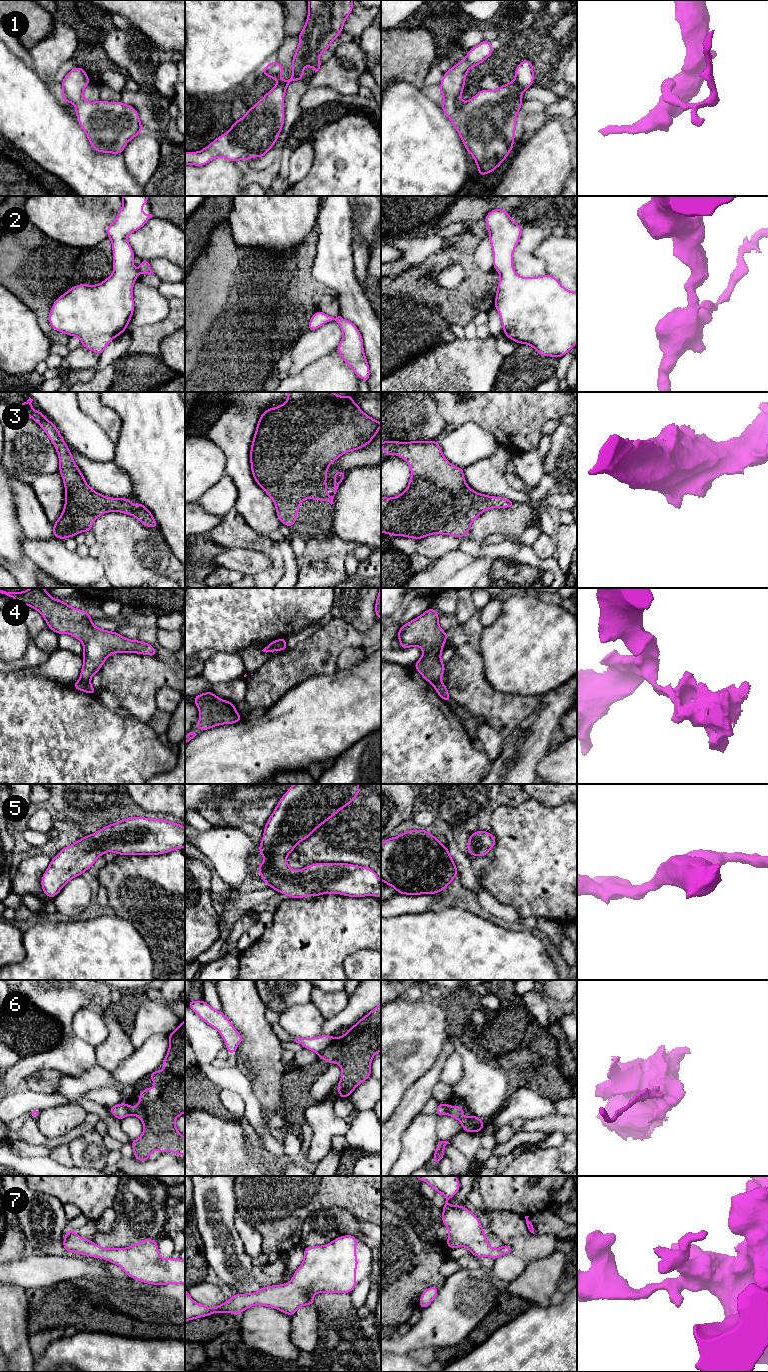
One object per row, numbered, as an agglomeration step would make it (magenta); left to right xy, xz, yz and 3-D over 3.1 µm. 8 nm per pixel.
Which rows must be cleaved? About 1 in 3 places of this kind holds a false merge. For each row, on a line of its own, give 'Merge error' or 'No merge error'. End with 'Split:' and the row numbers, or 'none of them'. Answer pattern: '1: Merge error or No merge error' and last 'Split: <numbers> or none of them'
1: No merge error
2: No merge error
3: No merge error
4: Merge error
5: No merge error
6: Merge error
7: No merge error
Split: 4, 6

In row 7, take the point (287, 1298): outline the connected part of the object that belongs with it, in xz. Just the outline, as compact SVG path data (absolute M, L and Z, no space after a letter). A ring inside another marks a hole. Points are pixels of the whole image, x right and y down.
M343 1235L332 1242L313 1247L304 1247L304 1259L297 1268L290 1282L281 1285L261 1287L256 1293L238 1293L217 1307L206 1307L196 1303L185 1289L185 1321L205 1317L214 1313L232 1313L239 1315L244 1310L263 1305L275 1308L292 1317L298 1308L312 1305L315 1293L351 1293L356 1285L356 1266L361 1264L356 1256L357 1238L354 1235Z

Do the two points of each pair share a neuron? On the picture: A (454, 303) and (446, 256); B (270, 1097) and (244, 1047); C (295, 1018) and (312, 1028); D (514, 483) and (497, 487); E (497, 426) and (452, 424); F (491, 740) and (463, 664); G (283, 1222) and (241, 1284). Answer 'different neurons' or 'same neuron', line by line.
A: same neuron
B: same neuron
C: same neuron
D: different neurons
E: same neuron
F: different neurons
G: different neurons

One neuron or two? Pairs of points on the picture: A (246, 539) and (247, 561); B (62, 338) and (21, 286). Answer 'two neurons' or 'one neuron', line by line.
A: two neurons
B: one neuron

